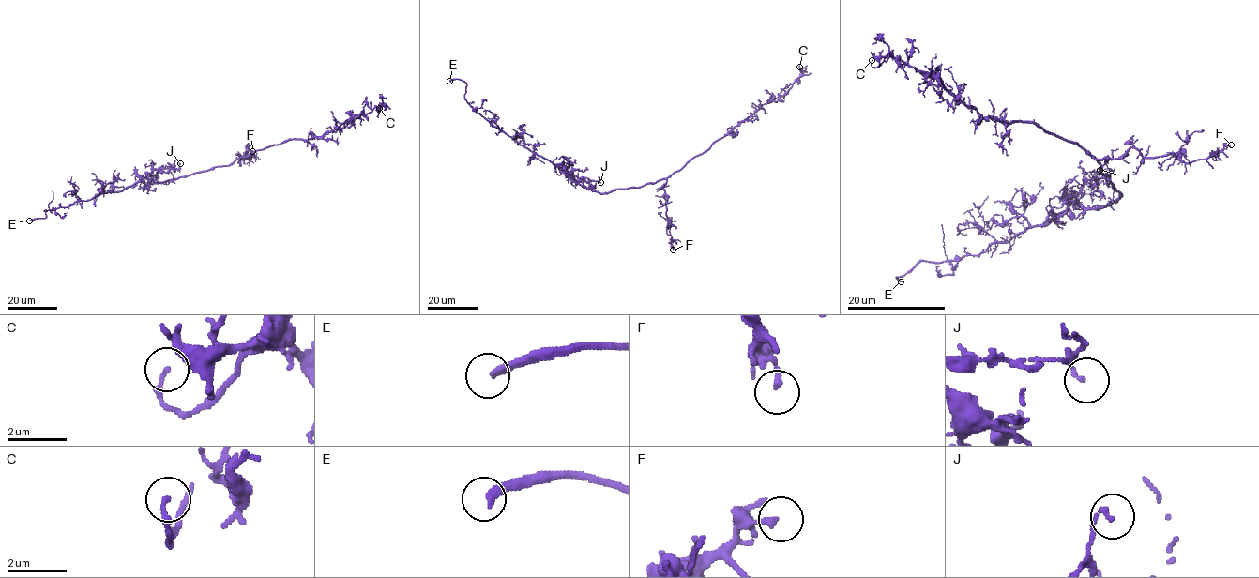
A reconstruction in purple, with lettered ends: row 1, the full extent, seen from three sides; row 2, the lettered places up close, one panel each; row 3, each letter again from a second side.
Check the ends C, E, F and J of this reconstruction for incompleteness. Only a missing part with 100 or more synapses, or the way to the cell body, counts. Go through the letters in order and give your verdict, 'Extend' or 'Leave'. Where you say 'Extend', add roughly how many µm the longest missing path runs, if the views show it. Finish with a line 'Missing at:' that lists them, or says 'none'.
C: Leave
E: Extend. Missing length about 30 µm
F: Leave
J: Leave
Missing at: E

